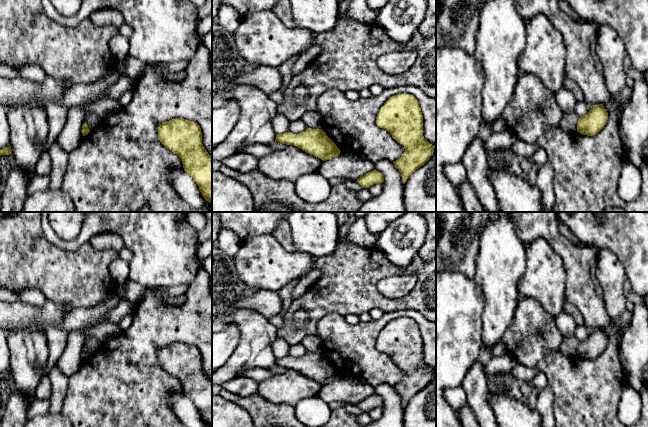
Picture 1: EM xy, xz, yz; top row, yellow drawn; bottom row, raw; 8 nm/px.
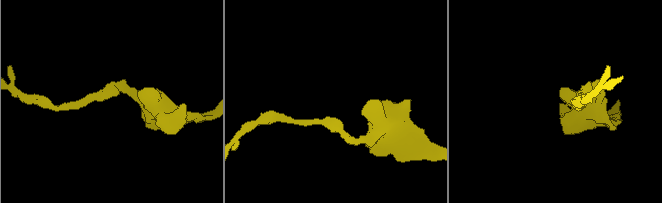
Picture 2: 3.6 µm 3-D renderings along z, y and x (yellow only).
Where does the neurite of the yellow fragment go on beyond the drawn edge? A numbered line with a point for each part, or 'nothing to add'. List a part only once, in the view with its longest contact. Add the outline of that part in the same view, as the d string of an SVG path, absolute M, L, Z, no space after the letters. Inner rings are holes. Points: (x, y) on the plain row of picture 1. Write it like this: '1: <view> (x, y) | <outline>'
nothing to add

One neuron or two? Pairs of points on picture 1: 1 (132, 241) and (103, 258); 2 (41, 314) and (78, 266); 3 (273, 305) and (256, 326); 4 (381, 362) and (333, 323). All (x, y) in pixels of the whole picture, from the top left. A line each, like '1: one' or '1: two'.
1: two
2: two
3: two
4: one

